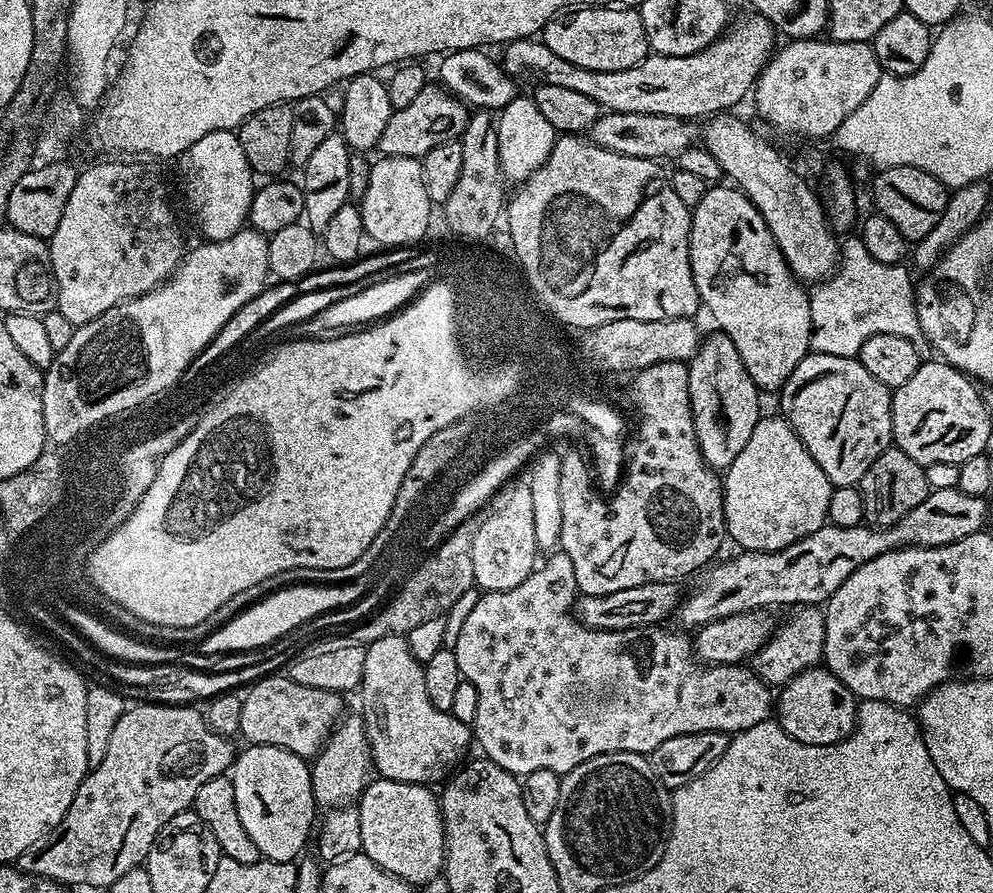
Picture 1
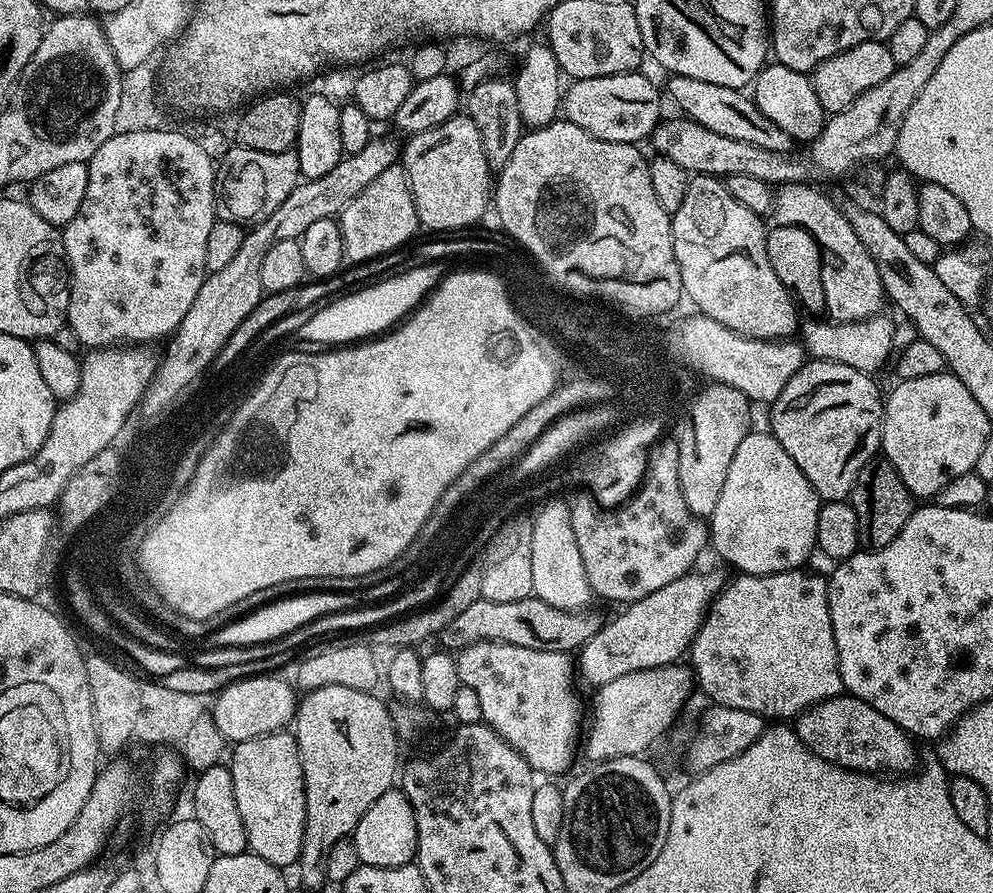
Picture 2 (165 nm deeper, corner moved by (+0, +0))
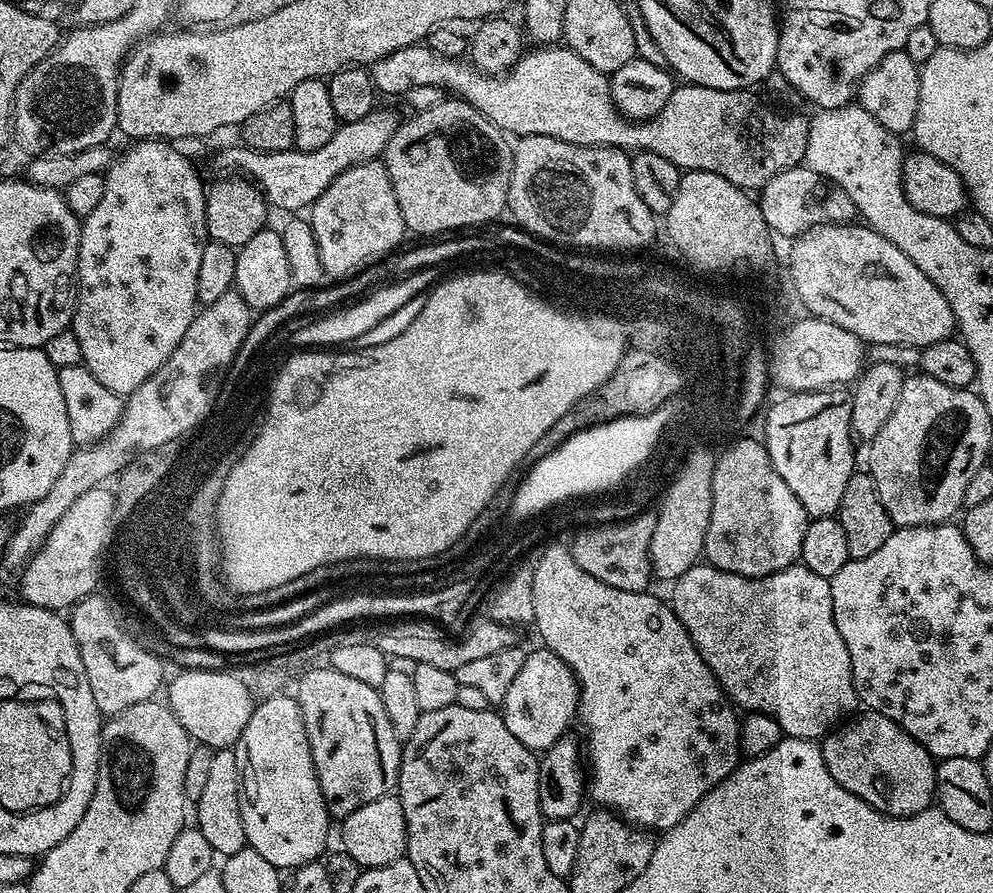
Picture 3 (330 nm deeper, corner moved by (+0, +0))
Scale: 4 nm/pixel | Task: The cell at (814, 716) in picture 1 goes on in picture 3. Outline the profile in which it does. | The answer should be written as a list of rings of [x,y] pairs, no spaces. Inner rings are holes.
[[[861,711],[823,737],[820,749],[830,778],[874,810],[887,816],[913,816],[933,807],[937,761],[890,718]]]

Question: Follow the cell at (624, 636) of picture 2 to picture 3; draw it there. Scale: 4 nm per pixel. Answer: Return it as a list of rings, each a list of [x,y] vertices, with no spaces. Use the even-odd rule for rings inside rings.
[[[537,646],[533,652],[529,651],[525,655],[522,670],[518,670],[514,682],[510,682],[510,690],[506,690],[502,705],[502,715],[506,726],[510,726],[510,734],[514,734],[522,746],[543,754],[571,729],[568,727],[577,719],[579,707],[580,685],[570,666],[566,666],[558,654]]]

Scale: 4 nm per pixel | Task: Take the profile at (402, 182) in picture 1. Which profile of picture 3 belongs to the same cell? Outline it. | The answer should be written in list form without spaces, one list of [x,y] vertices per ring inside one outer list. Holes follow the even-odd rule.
[[[371,160],[338,174],[312,205],[310,223],[314,242],[318,242],[322,270],[332,282],[348,280],[366,271],[371,264],[391,257],[406,237],[402,210],[398,210],[390,174],[380,160]]]

